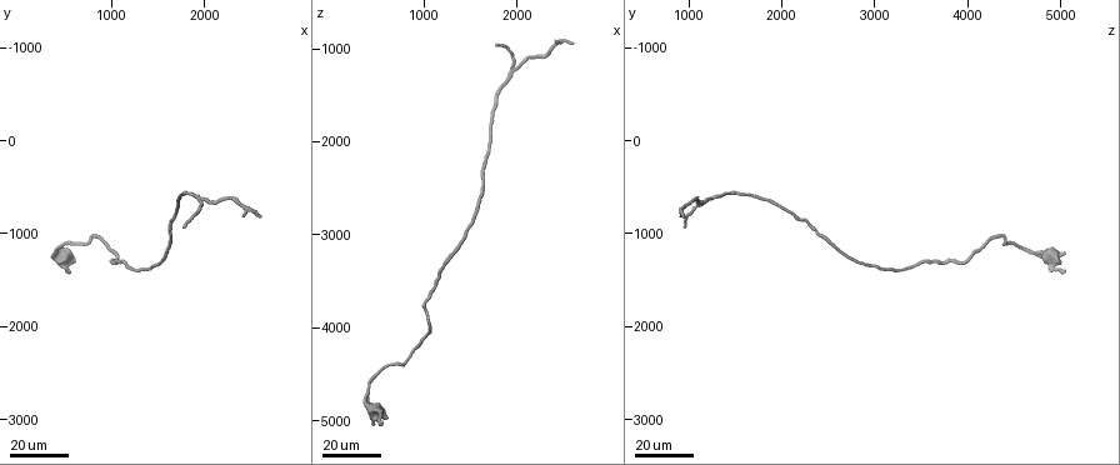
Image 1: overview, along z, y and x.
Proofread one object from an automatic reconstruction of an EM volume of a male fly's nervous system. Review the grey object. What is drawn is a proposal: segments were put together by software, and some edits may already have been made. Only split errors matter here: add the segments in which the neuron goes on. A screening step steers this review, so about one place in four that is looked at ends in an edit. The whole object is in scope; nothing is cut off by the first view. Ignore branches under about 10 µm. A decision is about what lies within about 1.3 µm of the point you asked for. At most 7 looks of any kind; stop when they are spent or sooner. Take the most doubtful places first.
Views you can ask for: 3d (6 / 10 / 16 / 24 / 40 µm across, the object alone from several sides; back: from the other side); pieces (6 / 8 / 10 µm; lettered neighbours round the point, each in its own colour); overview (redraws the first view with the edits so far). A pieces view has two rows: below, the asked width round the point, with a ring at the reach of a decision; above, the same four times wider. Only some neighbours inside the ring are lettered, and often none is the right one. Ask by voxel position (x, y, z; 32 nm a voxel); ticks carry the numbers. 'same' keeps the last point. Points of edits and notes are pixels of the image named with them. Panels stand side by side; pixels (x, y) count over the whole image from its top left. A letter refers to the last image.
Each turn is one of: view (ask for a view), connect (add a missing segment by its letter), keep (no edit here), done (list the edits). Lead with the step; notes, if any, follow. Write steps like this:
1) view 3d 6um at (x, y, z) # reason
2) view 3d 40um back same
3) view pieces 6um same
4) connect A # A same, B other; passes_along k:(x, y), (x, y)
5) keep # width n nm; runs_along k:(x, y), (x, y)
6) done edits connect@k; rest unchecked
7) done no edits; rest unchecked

view 3d 24um at (1800, 900, 950) # an open end

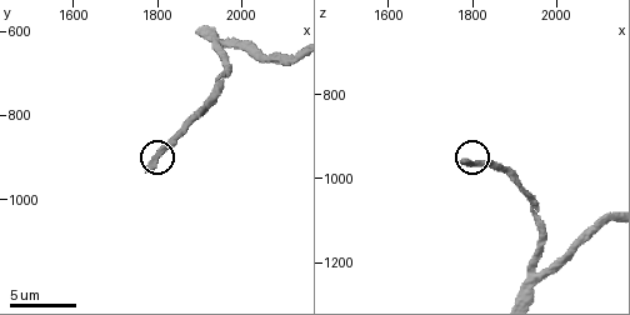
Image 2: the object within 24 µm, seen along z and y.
view pieces 8um at (1775, 930, 960)

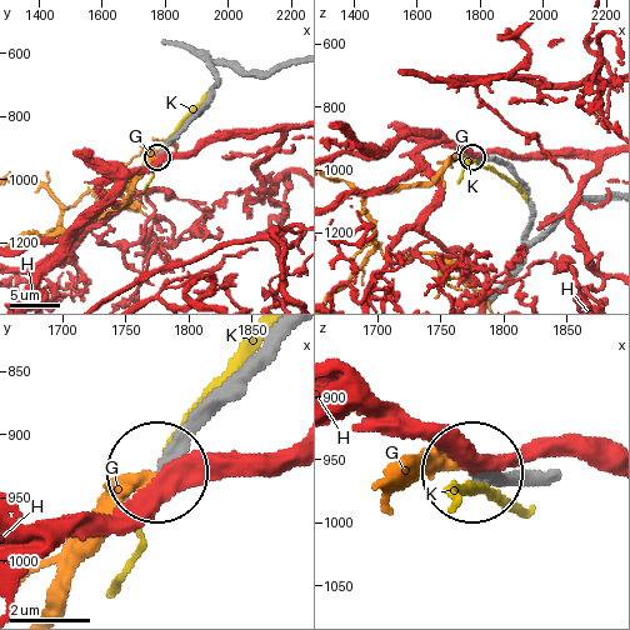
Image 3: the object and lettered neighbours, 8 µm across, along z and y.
connect G # G same, H other, K other; the neuron continues

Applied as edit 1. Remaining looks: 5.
view 3d 24um at (2600, 850, 950)

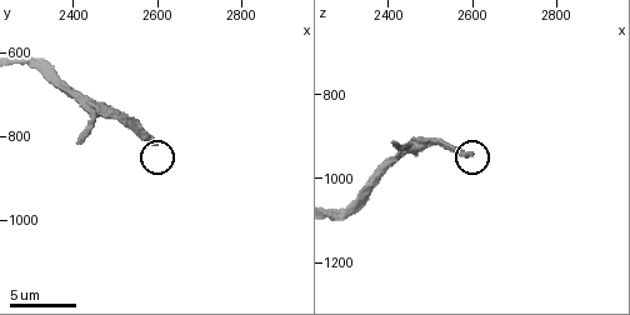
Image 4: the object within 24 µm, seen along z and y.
view pieces 6um at (2595, 820, 945)

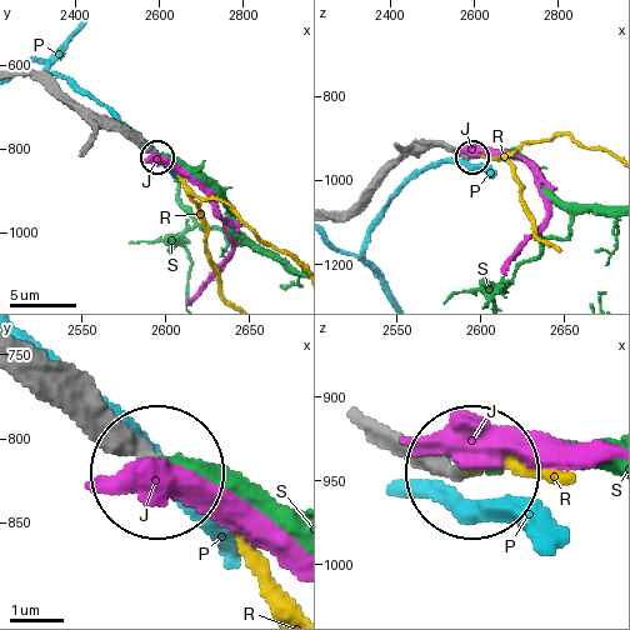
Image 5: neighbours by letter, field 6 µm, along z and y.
connect S # J other, P other, R other, S same; passes_along 5:(123, 126), (158, 155), (181, 160), (243, 236), (293, 268); it goes on there

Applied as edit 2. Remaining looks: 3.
view pieces 6um at (2410, 815, 910) # an open end

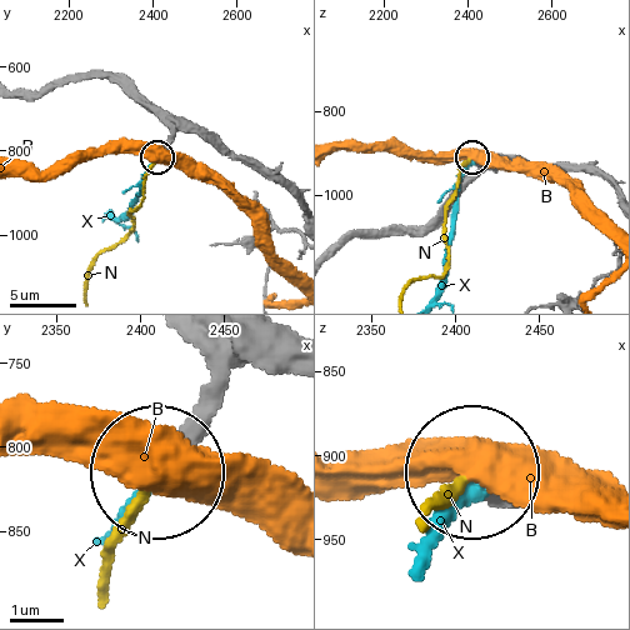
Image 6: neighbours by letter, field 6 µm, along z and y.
connect X # B other, N other, X same; it goes on there

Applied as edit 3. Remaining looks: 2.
done edits connect@3, connect@5, connect@6; rest unchecked

